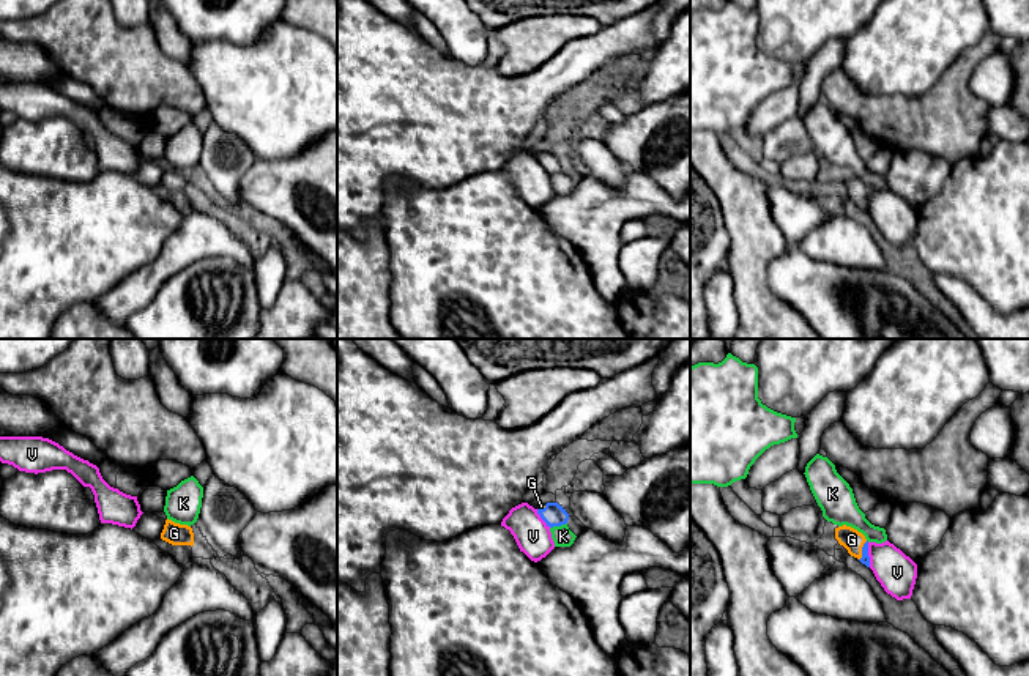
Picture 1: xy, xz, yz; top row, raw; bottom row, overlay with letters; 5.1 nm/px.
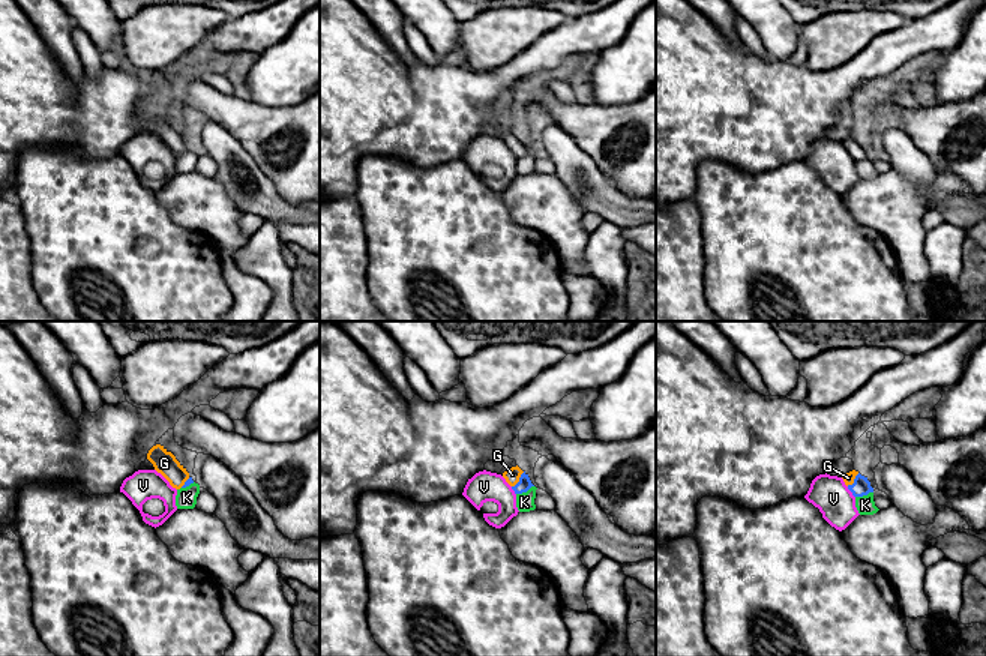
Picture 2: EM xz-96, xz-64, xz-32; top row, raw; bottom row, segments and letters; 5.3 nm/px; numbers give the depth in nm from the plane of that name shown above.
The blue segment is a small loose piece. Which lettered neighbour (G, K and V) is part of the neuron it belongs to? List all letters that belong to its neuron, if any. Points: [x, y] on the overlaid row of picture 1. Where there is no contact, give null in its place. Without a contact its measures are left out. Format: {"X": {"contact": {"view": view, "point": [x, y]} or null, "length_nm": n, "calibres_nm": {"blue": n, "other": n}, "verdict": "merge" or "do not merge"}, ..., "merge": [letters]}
{"G": {"contact": {"view": "yz", "point": [862, 550]}, "length_nm": 110, "calibres_nm": {"blue": 50, "other": 110}, "verdict": "merge"}, "K": {"contact": {"view": "xz", "point": [558, 525]}, "length_nm": 90, "calibres_nm": {"blue": 120, "other": 100}, "verdict": "do not merge"}, "V": {"contact": {"view": "yz", "point": [867, 555]}, "length_nm": 130, "calibres_nm": {"blue": 50, "other": 200}, "verdict": "do not merge"}, "merge": ["G"]}

